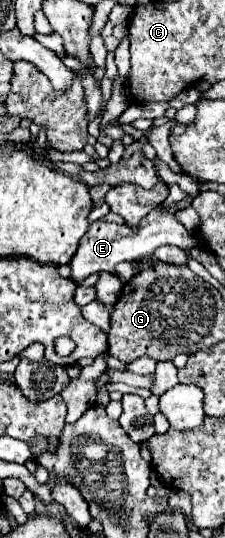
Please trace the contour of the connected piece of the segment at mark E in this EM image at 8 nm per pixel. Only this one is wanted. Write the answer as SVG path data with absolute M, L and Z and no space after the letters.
M159 206L155 210L151 210L151 214L147 214L139 222L139 226L127 226L127 224L119 226L119 224L109 224L105 220L97 220L89 226L87 234L81 238L79 252L75 254L75 258L69 264L71 280L81 282L83 278L87 278L95 272L101 272L101 270L111 272L119 262L145 260L163 244L173 244L173 246L181 248L183 252L191 252L197 246L197 240L193 234L189 234L189 230L185 230L185 226L173 214L163 214L159 210Z

